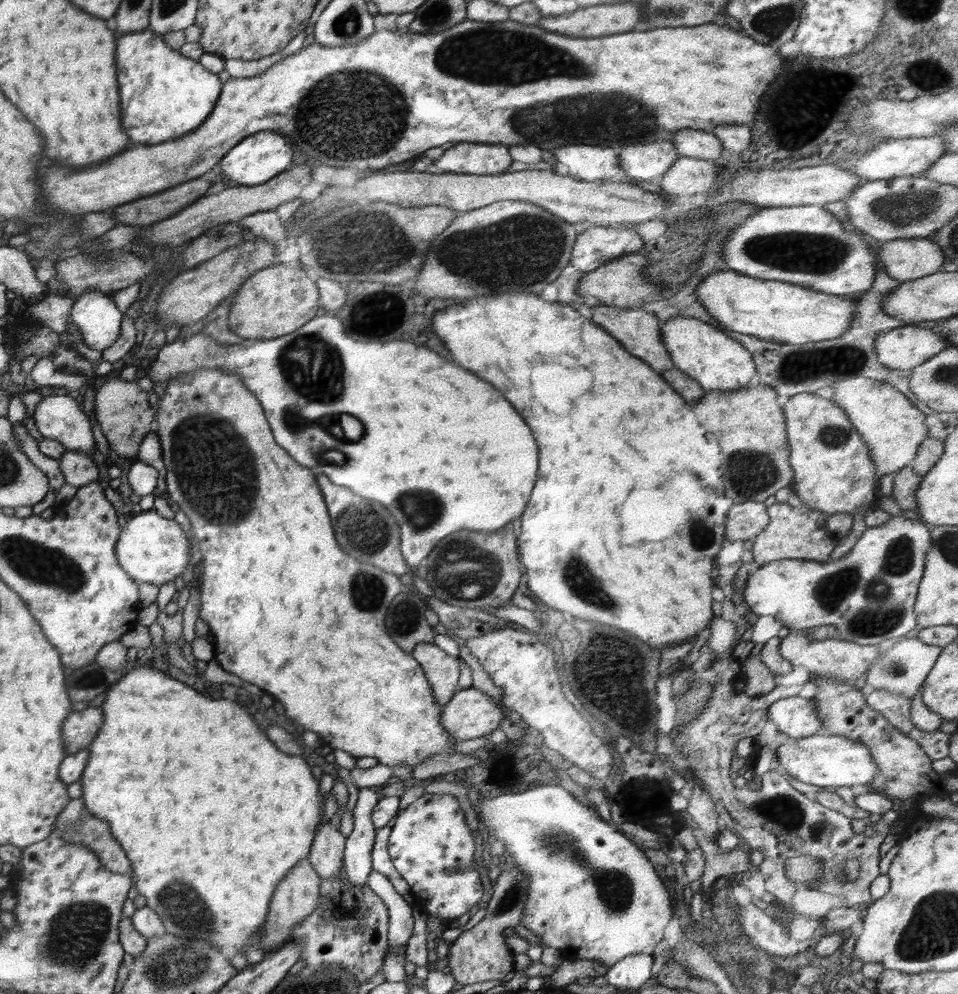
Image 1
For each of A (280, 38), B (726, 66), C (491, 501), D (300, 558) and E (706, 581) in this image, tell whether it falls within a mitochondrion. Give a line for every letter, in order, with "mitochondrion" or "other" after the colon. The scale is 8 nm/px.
A: other
B: other
C: other
D: other
E: other

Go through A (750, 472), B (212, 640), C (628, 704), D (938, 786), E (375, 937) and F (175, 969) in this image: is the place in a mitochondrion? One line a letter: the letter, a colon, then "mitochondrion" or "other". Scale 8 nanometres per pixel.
A: mitochondrion
B: other
C: mitochondrion
D: other
E: other
F: mitochondrion

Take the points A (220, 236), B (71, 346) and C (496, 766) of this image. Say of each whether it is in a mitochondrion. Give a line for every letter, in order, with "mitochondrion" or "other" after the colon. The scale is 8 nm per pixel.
A: mitochondrion
B: other
C: mitochondrion

